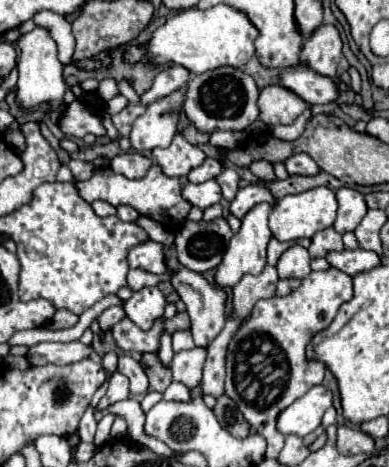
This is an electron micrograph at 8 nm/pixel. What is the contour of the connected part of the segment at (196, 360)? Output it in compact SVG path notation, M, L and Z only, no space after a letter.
M192 348L192 350L182 350L176 352L172 358L172 372L174 380L186 384L188 388L194 388L200 384L202 378L202 366L206 360L206 348Z

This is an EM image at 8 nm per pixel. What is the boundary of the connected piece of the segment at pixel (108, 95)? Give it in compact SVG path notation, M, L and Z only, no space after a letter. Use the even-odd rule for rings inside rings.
M106 78L99 83L97 90L99 97L107 102L111 100L116 94L118 94L118 86L115 80L111 78Z

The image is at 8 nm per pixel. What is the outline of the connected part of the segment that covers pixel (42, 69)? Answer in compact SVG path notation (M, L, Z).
M36 26L32 32L22 34L18 38L18 48L20 48L20 56L18 56L18 92L16 98L22 106L38 106L38 104L48 104L50 110L58 108L62 104L64 92L68 90L64 78L62 78L62 64L56 58L56 42L50 38L50 32L42 26Z

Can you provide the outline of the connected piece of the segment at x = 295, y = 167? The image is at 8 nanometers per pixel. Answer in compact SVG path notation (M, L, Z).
M292 154L290 158L286 158L286 170L288 174L302 174L302 176L312 176L318 174L320 168L316 166L316 162L308 156L308 154Z

